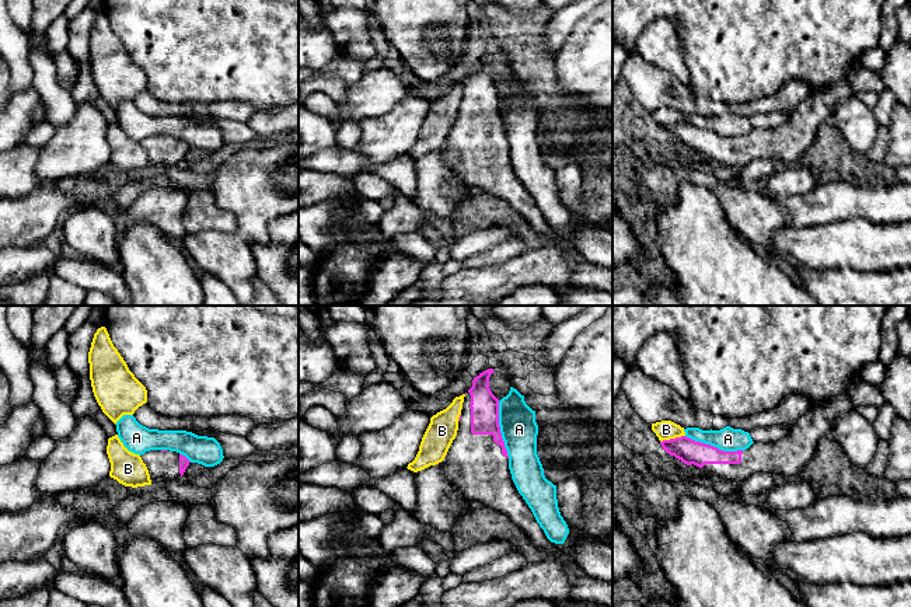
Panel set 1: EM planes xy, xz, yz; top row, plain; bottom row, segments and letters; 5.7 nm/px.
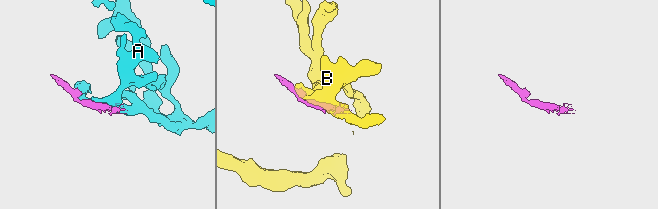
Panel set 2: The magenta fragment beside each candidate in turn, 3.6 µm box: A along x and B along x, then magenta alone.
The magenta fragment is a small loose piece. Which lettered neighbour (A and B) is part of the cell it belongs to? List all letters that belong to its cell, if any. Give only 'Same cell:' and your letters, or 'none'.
Same cell: none

